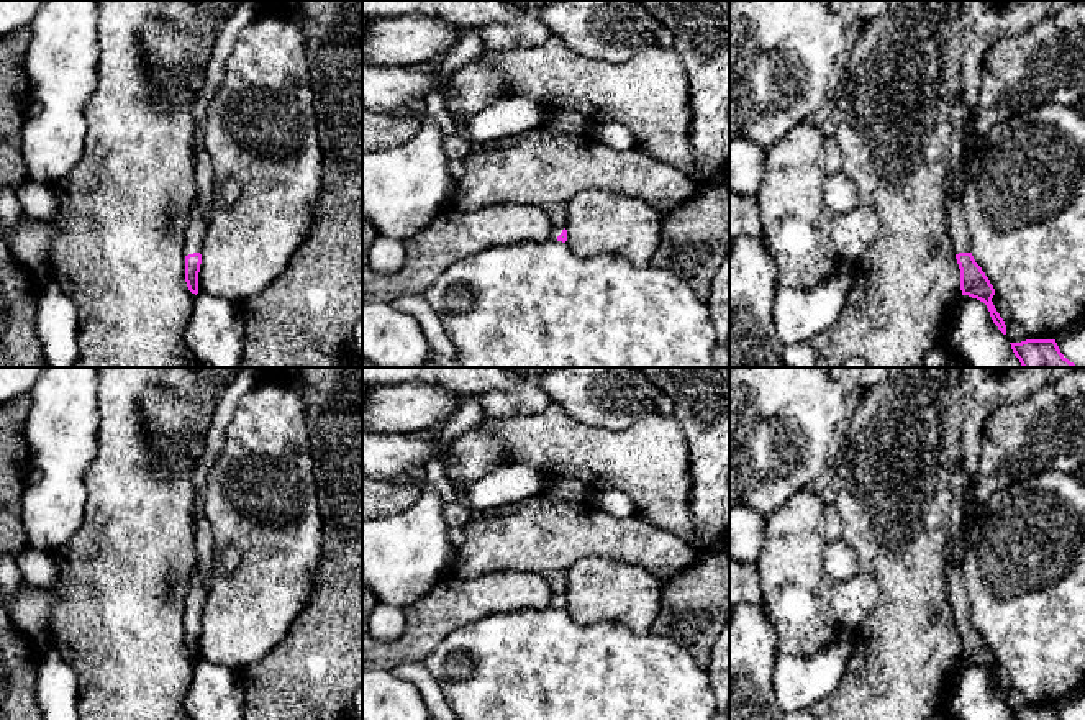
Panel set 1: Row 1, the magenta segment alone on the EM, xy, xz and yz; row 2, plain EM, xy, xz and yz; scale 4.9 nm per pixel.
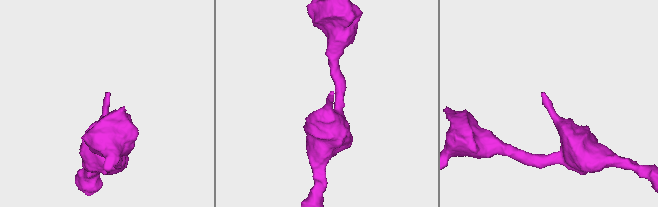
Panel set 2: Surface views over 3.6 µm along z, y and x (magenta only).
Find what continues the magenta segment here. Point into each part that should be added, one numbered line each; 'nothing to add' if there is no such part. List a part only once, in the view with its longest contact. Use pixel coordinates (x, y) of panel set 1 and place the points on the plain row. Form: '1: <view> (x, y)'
1: xy (245, 381)

